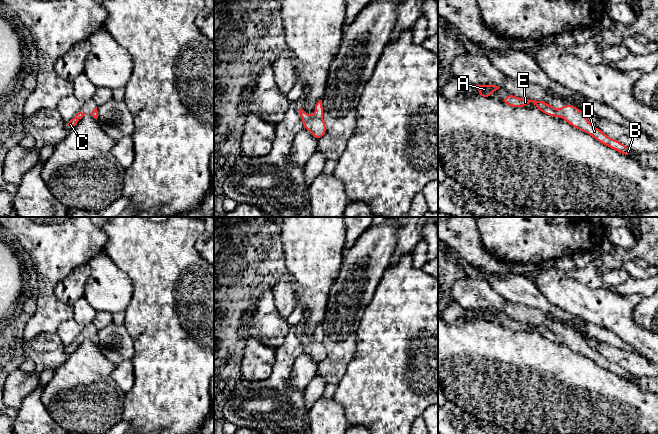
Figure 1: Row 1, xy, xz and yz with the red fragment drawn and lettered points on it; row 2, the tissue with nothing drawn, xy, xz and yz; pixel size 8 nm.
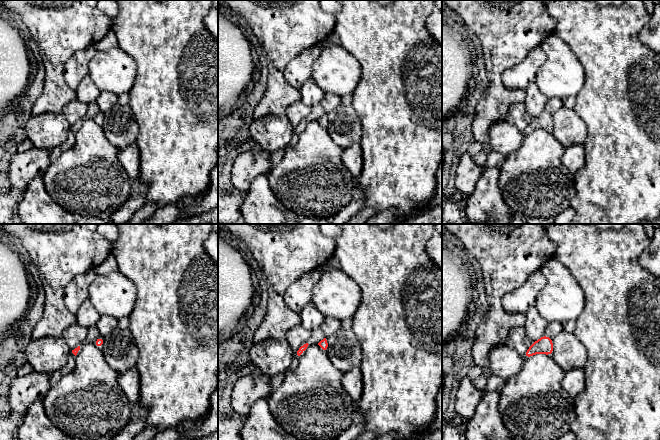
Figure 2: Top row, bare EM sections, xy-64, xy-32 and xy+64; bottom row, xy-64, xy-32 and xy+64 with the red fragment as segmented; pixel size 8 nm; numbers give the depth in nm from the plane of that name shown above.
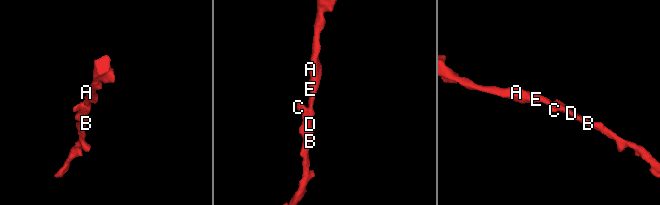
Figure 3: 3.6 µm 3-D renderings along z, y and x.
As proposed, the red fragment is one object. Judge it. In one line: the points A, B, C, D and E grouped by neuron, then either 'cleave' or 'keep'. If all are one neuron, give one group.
A B C D E; keep

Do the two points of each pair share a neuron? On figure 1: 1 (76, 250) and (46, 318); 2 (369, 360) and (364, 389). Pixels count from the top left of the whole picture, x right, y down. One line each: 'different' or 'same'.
1: same
2: same

